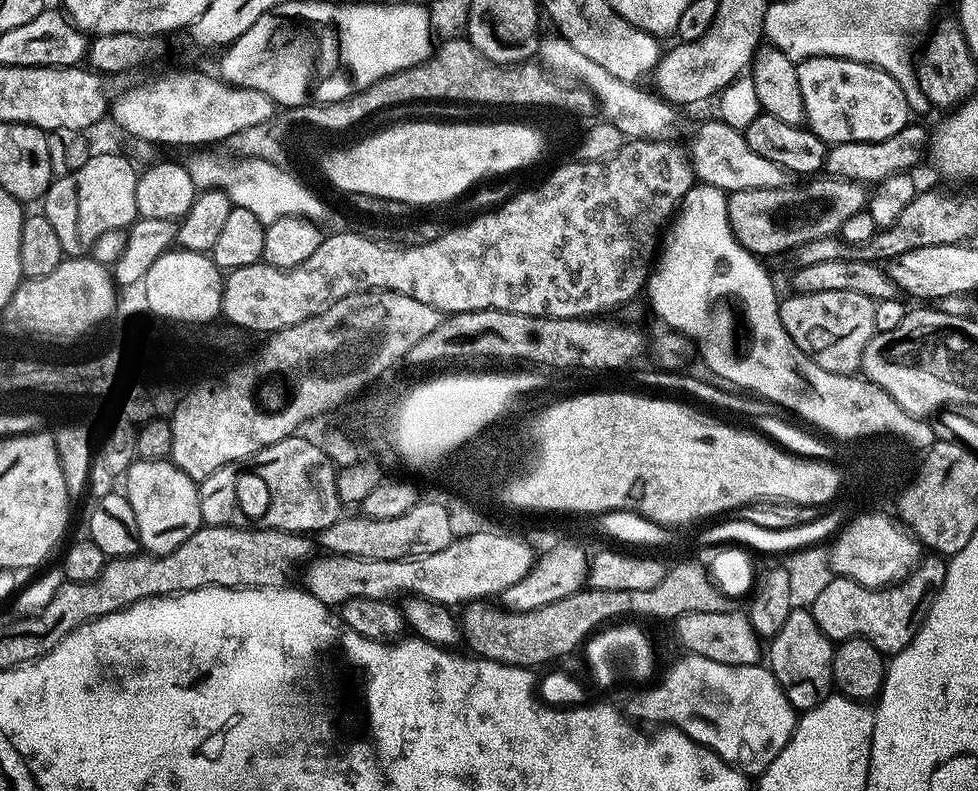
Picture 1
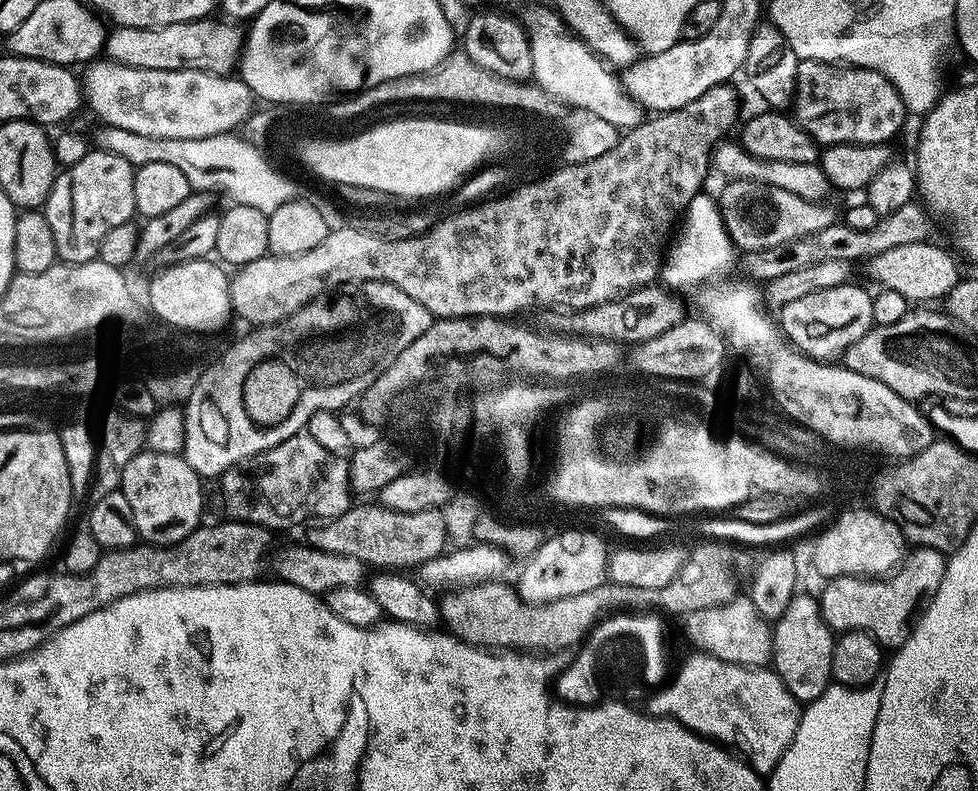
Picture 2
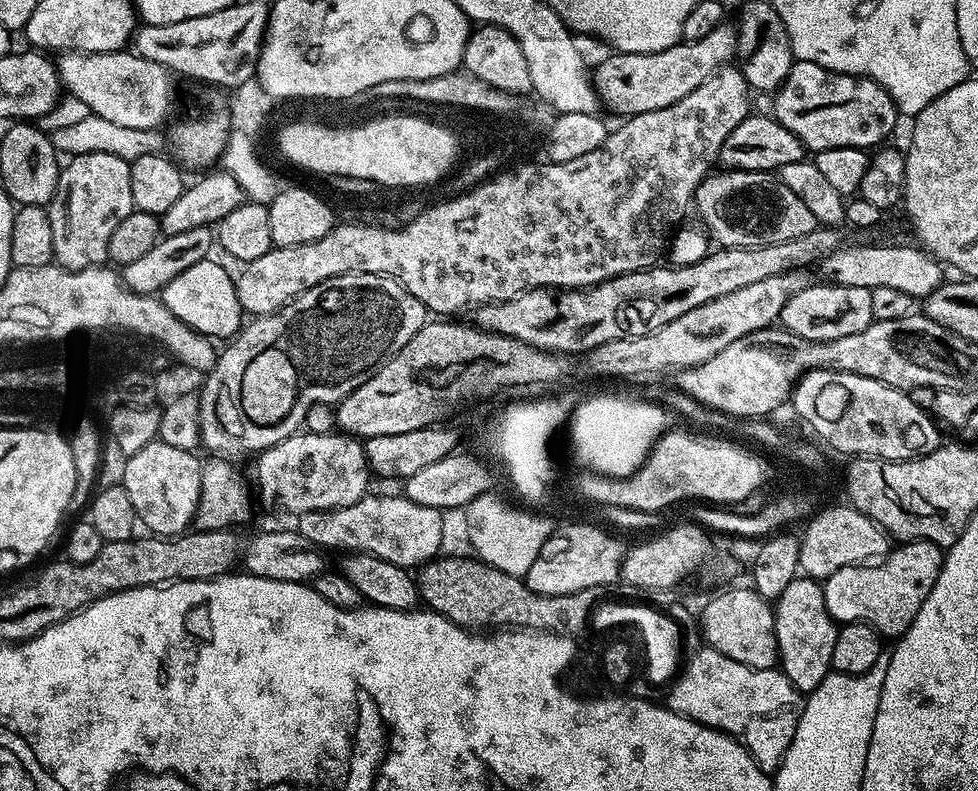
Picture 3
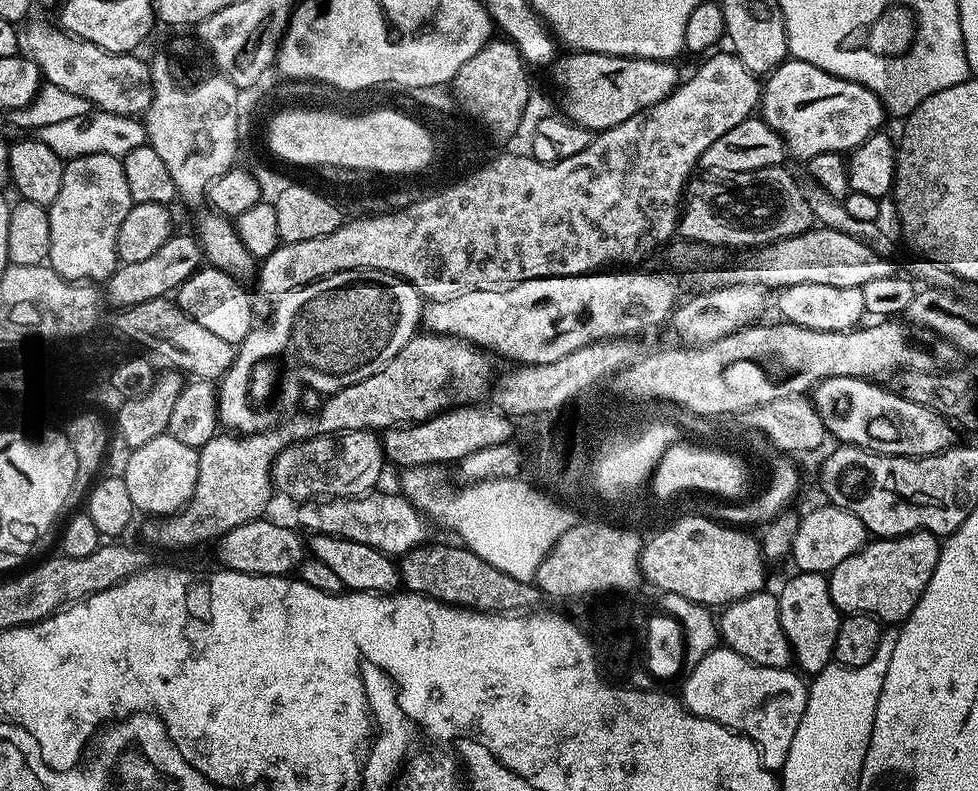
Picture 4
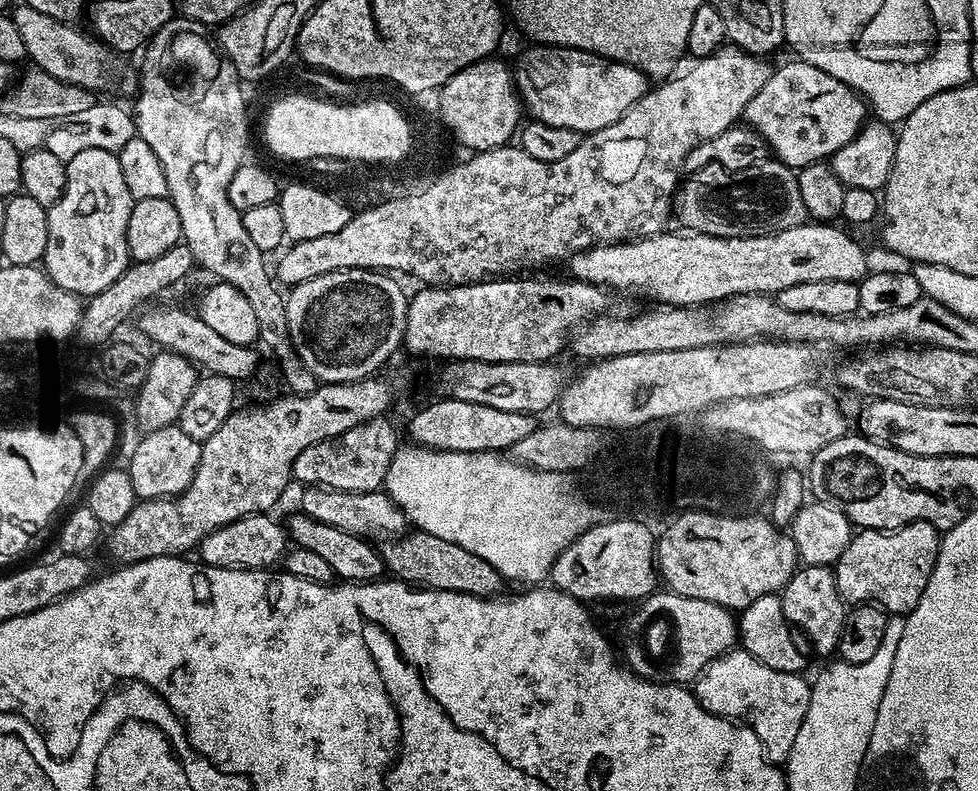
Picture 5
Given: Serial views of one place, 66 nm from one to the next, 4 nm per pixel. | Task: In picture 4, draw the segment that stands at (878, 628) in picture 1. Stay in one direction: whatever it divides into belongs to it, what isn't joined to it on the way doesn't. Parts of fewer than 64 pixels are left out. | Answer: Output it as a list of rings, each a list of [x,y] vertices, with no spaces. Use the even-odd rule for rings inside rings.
[[[911,532],[905,536],[873,539],[854,554],[850,554],[850,558],[838,562],[836,569],[828,576],[830,598],[834,598],[834,606],[841,614],[874,616],[885,625],[899,625],[907,620],[914,606],[918,606],[918,598],[922,598],[930,578],[936,573],[938,558],[941,555],[941,541],[933,532]]]

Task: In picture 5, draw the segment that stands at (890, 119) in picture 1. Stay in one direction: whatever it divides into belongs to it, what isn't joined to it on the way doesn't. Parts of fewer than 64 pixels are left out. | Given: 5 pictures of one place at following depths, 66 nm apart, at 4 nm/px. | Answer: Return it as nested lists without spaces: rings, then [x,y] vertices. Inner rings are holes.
[[[792,58],[789,64],[777,67],[766,86],[750,98],[742,120],[747,127],[752,128],[768,143],[771,155],[786,167],[799,170],[827,161],[846,142],[850,142],[860,132],[866,123],[866,101],[859,92],[850,86],[838,82],[838,78],[830,78],[826,70],[818,70],[818,66],[810,66],[805,60]]]

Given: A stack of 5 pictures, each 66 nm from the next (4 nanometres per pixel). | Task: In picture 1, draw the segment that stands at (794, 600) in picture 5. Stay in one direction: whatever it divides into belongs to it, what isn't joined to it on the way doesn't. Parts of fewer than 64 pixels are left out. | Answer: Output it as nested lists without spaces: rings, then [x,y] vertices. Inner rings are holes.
[[[793,608],[789,618],[782,625],[782,630],[771,637],[769,646],[766,648],[766,664],[772,669],[774,678],[782,686],[786,698],[797,710],[807,710],[818,706],[827,696],[833,695],[834,685],[832,683],[832,653],[834,651],[833,641],[829,640],[822,630],[818,630],[818,622],[814,622],[811,611],[807,608]]]

